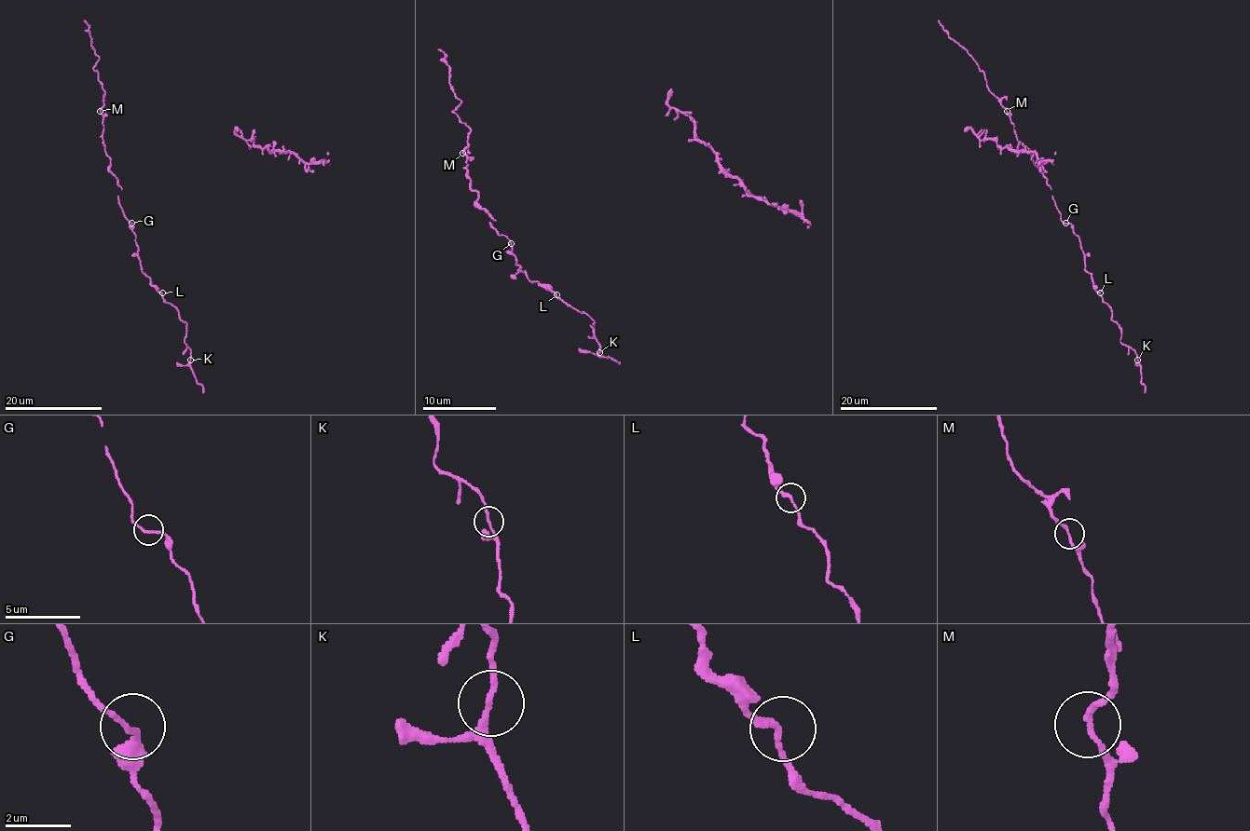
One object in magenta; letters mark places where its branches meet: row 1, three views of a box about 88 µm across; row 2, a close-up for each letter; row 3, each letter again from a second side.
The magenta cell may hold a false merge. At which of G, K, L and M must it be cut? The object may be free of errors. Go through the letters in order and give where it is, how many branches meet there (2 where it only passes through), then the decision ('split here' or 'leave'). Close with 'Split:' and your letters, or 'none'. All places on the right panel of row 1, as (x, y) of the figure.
G: place (1065, 223); branches 2; leave
K: place (1137, 360); branches 2; leave
L: place (1100, 292); branches 2; leave
M: place (1007, 111); branches 2; leave
Split: none

